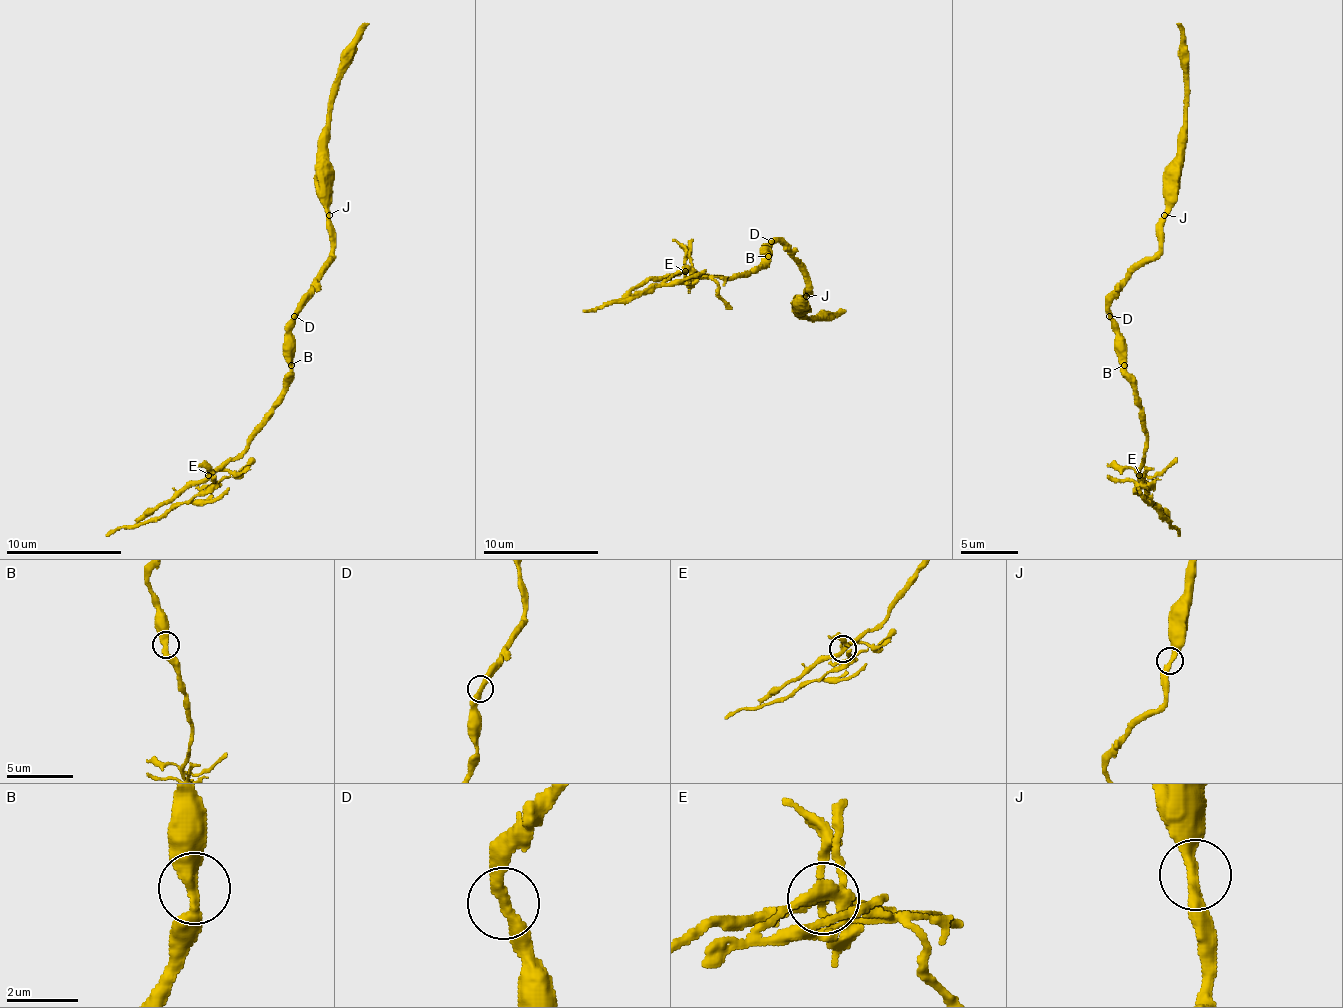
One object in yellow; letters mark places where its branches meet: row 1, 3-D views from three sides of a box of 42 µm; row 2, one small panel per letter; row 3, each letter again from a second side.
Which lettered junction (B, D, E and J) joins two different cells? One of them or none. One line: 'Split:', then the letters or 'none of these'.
Split: E

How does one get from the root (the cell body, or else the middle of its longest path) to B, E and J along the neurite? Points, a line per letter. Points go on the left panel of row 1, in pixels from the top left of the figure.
B: (297, 313), (291, 330), (291, 365)
E: (297, 313), (291, 330), (291, 376), (282, 388), (274, 414), (239, 454), (225, 460), (207, 474)
J: (297, 313), (300, 298), (326, 269), (326, 261), (331, 255), (329, 215)

